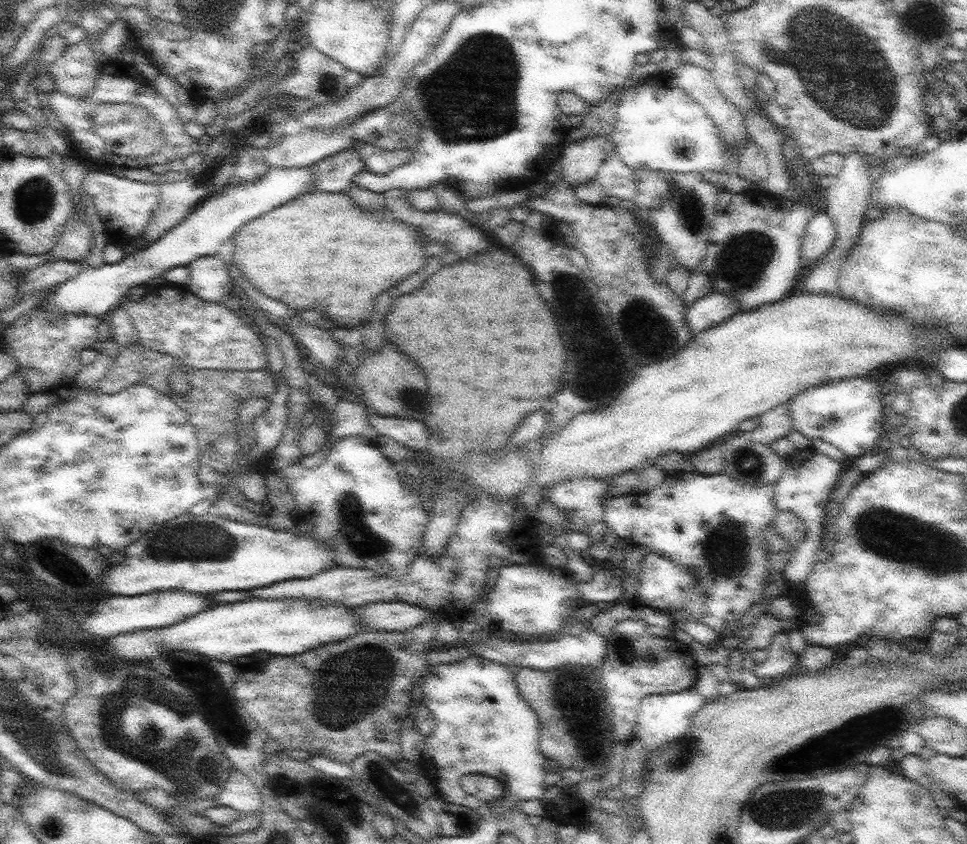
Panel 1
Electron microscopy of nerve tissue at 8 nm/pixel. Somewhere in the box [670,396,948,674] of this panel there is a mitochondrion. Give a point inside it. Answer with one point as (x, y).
(887, 533)

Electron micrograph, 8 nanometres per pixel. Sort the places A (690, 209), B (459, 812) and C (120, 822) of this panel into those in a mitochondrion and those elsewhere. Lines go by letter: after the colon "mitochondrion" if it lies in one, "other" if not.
A: mitochondrion
B: other
C: other

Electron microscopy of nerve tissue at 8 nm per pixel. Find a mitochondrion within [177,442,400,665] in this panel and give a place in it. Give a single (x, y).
(362, 541)

